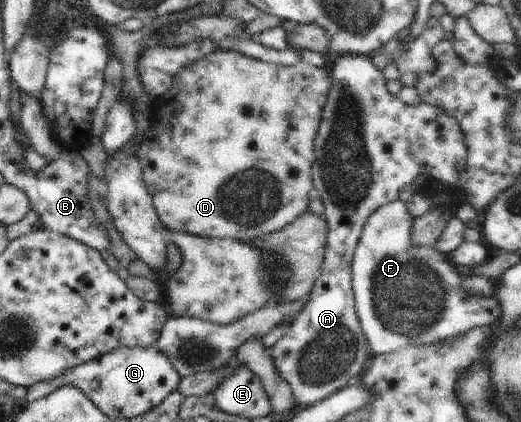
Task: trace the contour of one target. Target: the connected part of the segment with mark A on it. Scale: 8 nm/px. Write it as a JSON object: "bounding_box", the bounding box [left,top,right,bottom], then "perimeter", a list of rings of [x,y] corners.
{"bounding_box":[270,54,469,405],"perimeter":[[[344,54],[344,56],[337,58],[335,64],[333,64],[333,68],[331,68],[331,87],[329,88],[327,101],[325,102],[325,107],[323,108],[319,131],[317,132],[317,136],[315,136],[315,145],[313,146],[314,162],[311,172],[314,190],[317,192],[317,196],[319,196],[321,202],[323,202],[324,217],[326,218],[329,228],[325,246],[324,262],[321,266],[319,278],[317,278],[313,289],[308,295],[307,303],[303,306],[303,311],[290,323],[290,327],[287,329],[285,336],[283,336],[270,351],[270,356],[273,358],[273,362],[275,362],[277,373],[290,385],[293,398],[295,398],[296,403],[299,405],[316,404],[317,402],[332,396],[335,392],[346,388],[363,374],[363,364],[365,364],[365,360],[367,360],[369,356],[373,356],[367,342],[367,338],[364,336],[363,330],[361,329],[359,318],[356,314],[351,272],[353,254],[366,221],[371,217],[371,214],[376,212],[380,207],[383,207],[385,204],[389,204],[389,202],[398,200],[399,191],[405,185],[411,183],[413,184],[413,180],[415,180],[419,174],[430,175],[437,182],[440,182],[443,185],[451,186],[457,184],[457,180],[459,180],[461,172],[465,170],[465,166],[467,165],[469,152],[466,139],[459,122],[451,118],[449,114],[445,114],[445,112],[443,112],[441,108],[437,108],[437,106],[429,105],[425,102],[421,102],[418,106],[409,106],[405,104],[403,100],[397,98],[397,95],[389,93],[386,88],[386,83],[387,81],[383,72],[381,70],[377,70],[375,64],[373,64],[369,57],[362,56],[361,54]]]}

